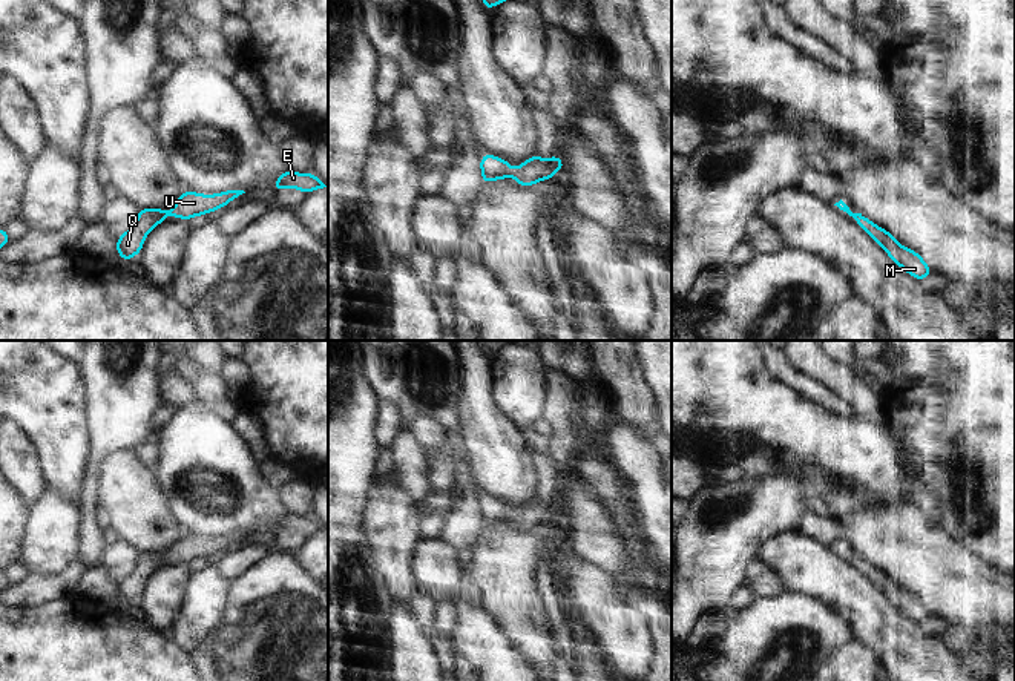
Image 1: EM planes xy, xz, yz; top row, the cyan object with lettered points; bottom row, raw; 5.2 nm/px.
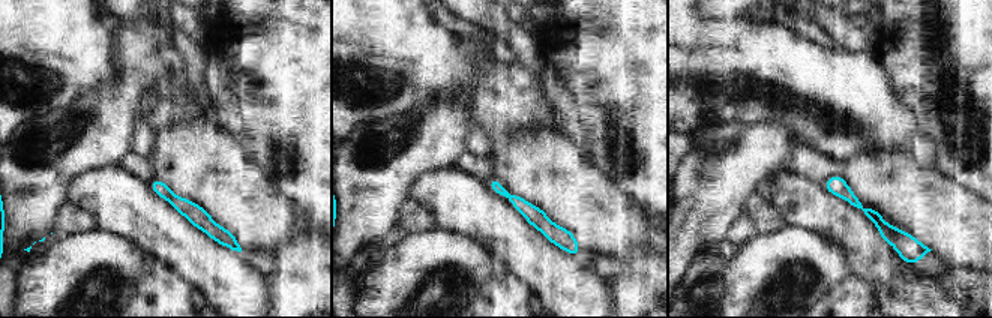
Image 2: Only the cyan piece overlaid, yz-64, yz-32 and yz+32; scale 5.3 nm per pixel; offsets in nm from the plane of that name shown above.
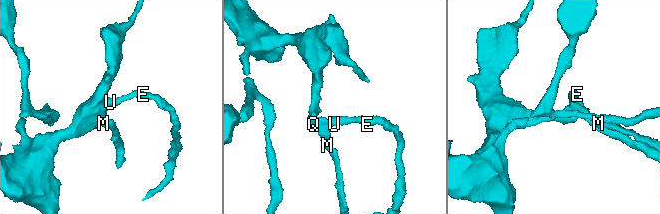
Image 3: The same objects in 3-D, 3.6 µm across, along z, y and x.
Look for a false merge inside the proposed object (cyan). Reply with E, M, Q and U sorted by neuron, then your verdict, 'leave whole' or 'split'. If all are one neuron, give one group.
E M Q U | leave whole

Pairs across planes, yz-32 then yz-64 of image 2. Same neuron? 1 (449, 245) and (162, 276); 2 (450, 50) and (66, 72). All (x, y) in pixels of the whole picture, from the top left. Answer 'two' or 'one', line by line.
1: two
2: one

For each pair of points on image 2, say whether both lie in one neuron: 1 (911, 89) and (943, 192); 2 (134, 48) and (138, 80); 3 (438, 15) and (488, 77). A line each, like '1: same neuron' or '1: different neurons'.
1: different neurons
2: same neuron
3: different neurons

